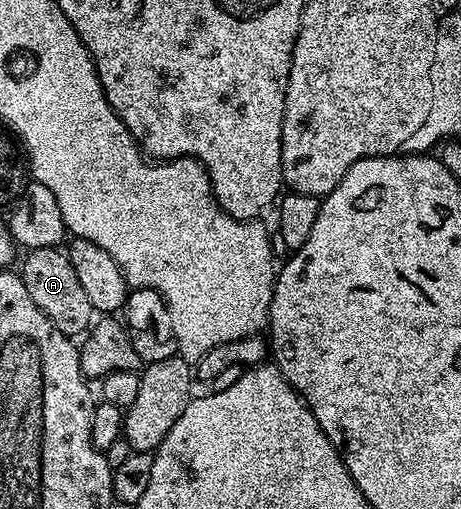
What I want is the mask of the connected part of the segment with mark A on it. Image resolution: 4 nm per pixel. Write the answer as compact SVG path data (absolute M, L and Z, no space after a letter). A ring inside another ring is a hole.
M60 246L35 247L24 252L25 260L19 266L19 274L23 285L27 285L27 293L31 293L31 301L43 309L43 313L63 334L70 337L80 336L88 332L95 319L91 301L82 288L79 277L71 265L68 254Z

